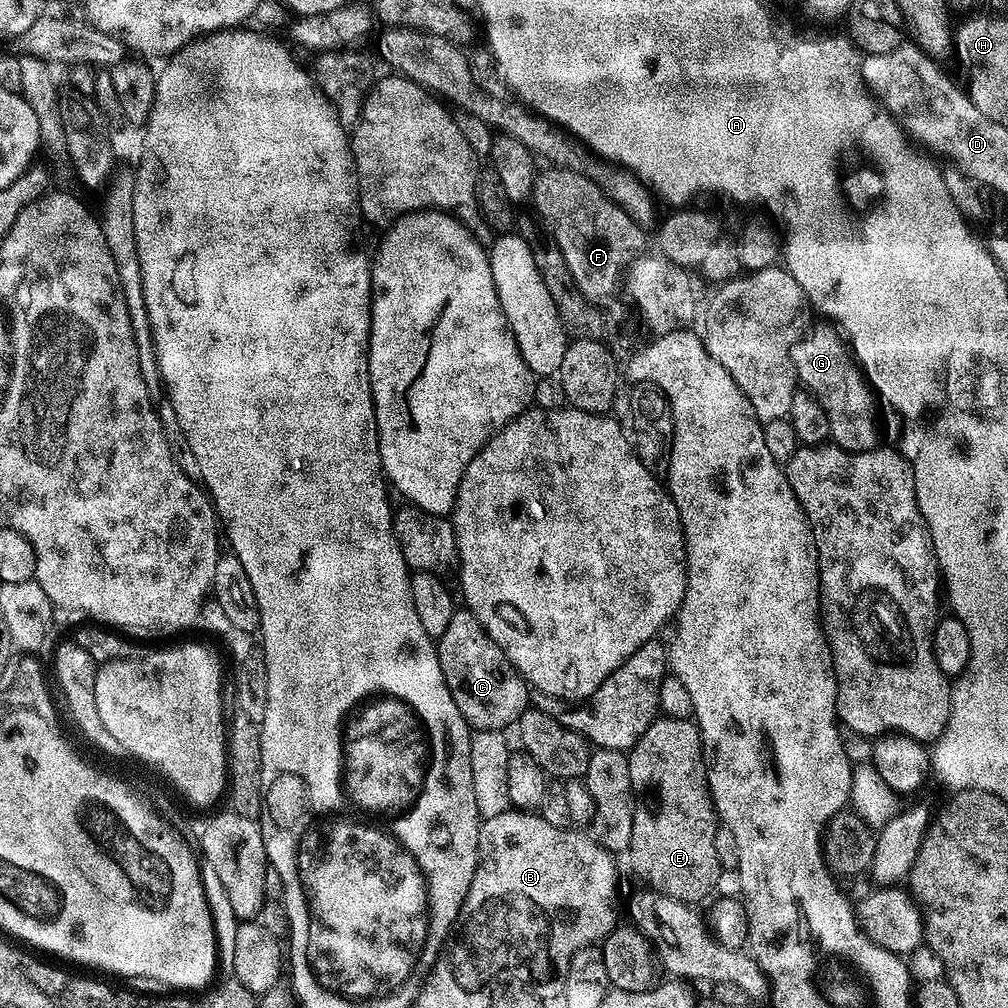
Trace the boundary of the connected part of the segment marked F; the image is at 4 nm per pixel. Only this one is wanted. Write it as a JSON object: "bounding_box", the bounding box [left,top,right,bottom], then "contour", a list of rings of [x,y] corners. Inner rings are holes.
{"bounding_box":[530,168,646,302],"contour":[[[572,168],[543,169],[537,175],[530,204],[540,215],[539,223],[548,227],[551,243],[562,250],[566,270],[570,270],[580,293],[587,300],[601,302],[622,288],[632,266],[645,255],[646,232],[588,176]]]}

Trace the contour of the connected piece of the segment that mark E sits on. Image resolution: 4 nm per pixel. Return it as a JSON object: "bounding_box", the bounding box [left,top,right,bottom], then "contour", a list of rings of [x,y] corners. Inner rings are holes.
{"bounding_box":[626,715,722,906],"contour":[[[661,715],[652,721],[651,726],[638,738],[636,745],[627,753],[628,765],[630,766],[630,782],[632,783],[632,794],[634,797],[634,830],[630,830],[630,846],[626,853],[627,859],[632,859],[632,868],[645,880],[649,889],[666,894],[670,898],[682,901],[683,904],[693,906],[699,905],[699,900],[704,900],[715,893],[718,874],[722,871],[718,862],[718,850],[714,850],[714,834],[718,827],[716,807],[712,805],[712,795],[708,789],[708,766],[704,762],[704,743],[700,741],[700,727],[696,725],[695,719],[672,718]]]}

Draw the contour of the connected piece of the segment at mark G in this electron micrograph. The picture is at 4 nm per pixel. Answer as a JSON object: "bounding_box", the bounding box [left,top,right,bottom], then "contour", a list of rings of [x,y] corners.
{"bounding_box":[792,327,878,452],"contour":[[[813,327],[794,346],[792,361],[796,367],[797,381],[812,393],[822,410],[826,410],[826,418],[830,418],[831,443],[847,452],[869,452],[878,444],[876,416],[868,401],[869,385],[854,363],[841,333],[835,327],[824,327],[828,328]]]}

